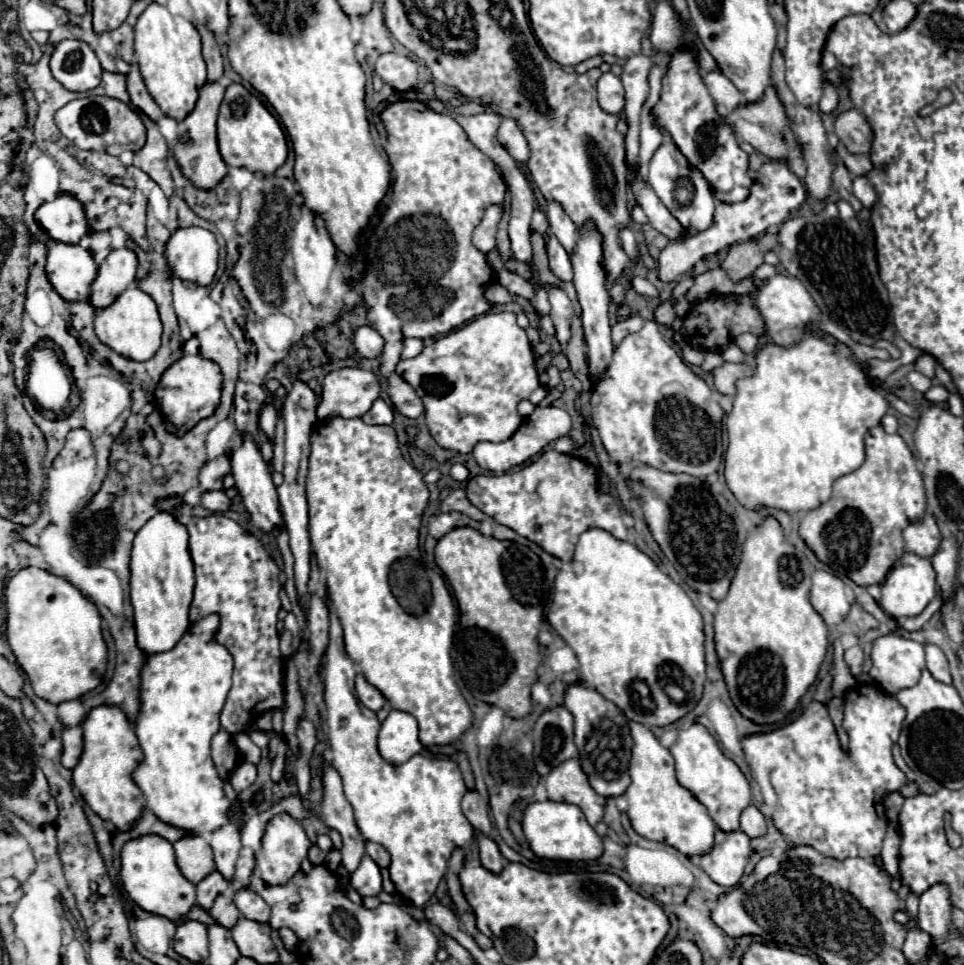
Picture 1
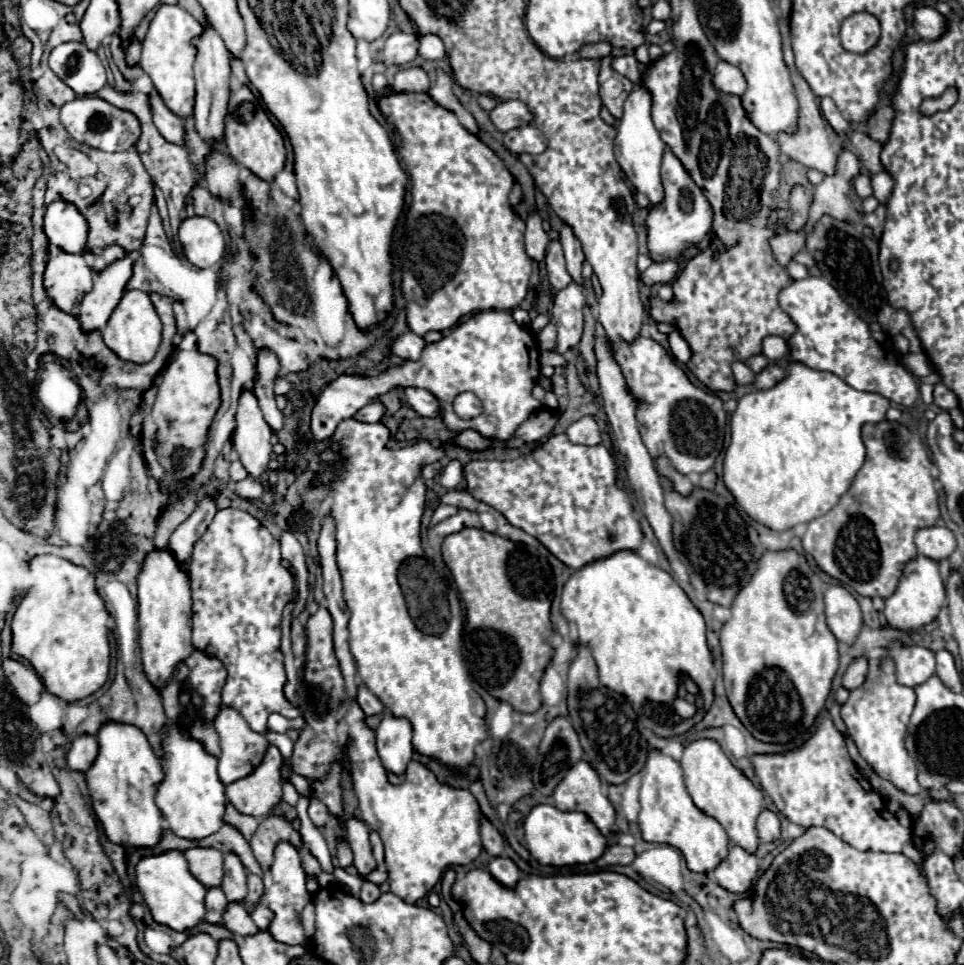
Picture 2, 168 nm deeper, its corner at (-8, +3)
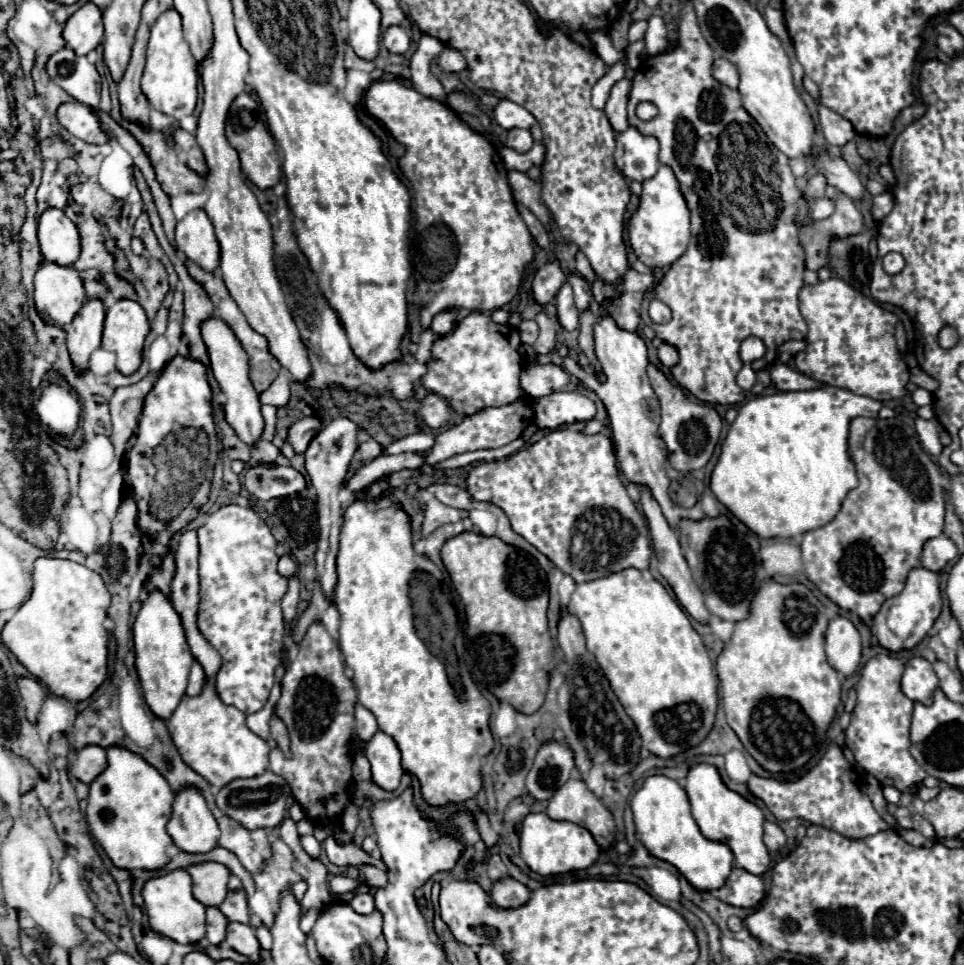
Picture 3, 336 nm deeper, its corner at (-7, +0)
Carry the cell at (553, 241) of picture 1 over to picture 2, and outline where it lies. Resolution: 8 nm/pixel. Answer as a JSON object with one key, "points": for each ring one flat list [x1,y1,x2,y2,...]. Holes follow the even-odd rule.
{"points":[[553,240,547,248,545,254,545,264,547,264,547,276,549,276,549,284,553,290,563,290,567,284,571,284,571,276,565,270,565,258,563,258,563,250,559,240]]}

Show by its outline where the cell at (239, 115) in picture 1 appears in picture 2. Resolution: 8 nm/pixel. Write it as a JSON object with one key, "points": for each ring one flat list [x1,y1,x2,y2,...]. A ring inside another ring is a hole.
{"points":[[241,86,231,92,229,96,229,112,225,116,225,144,229,148,229,154,245,168,249,168,255,176,261,180,273,182,275,174,283,170,285,166,285,144,279,130,273,126,273,122,267,118,265,110,253,96,253,92,247,86]]}

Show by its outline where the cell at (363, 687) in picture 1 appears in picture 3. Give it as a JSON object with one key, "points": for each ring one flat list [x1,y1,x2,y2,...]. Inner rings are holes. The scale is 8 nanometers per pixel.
{"points":[[356,703,356,725,354,725,354,731,364,741,370,741,370,737,378,731,376,717,362,703]]}

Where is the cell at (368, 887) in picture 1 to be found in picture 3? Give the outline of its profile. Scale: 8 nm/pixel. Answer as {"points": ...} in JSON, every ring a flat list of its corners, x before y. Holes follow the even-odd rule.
{"points":[[358,893,354,895,354,899,350,901,350,907,356,911,356,913,372,913,374,911,374,897,370,893]]}

